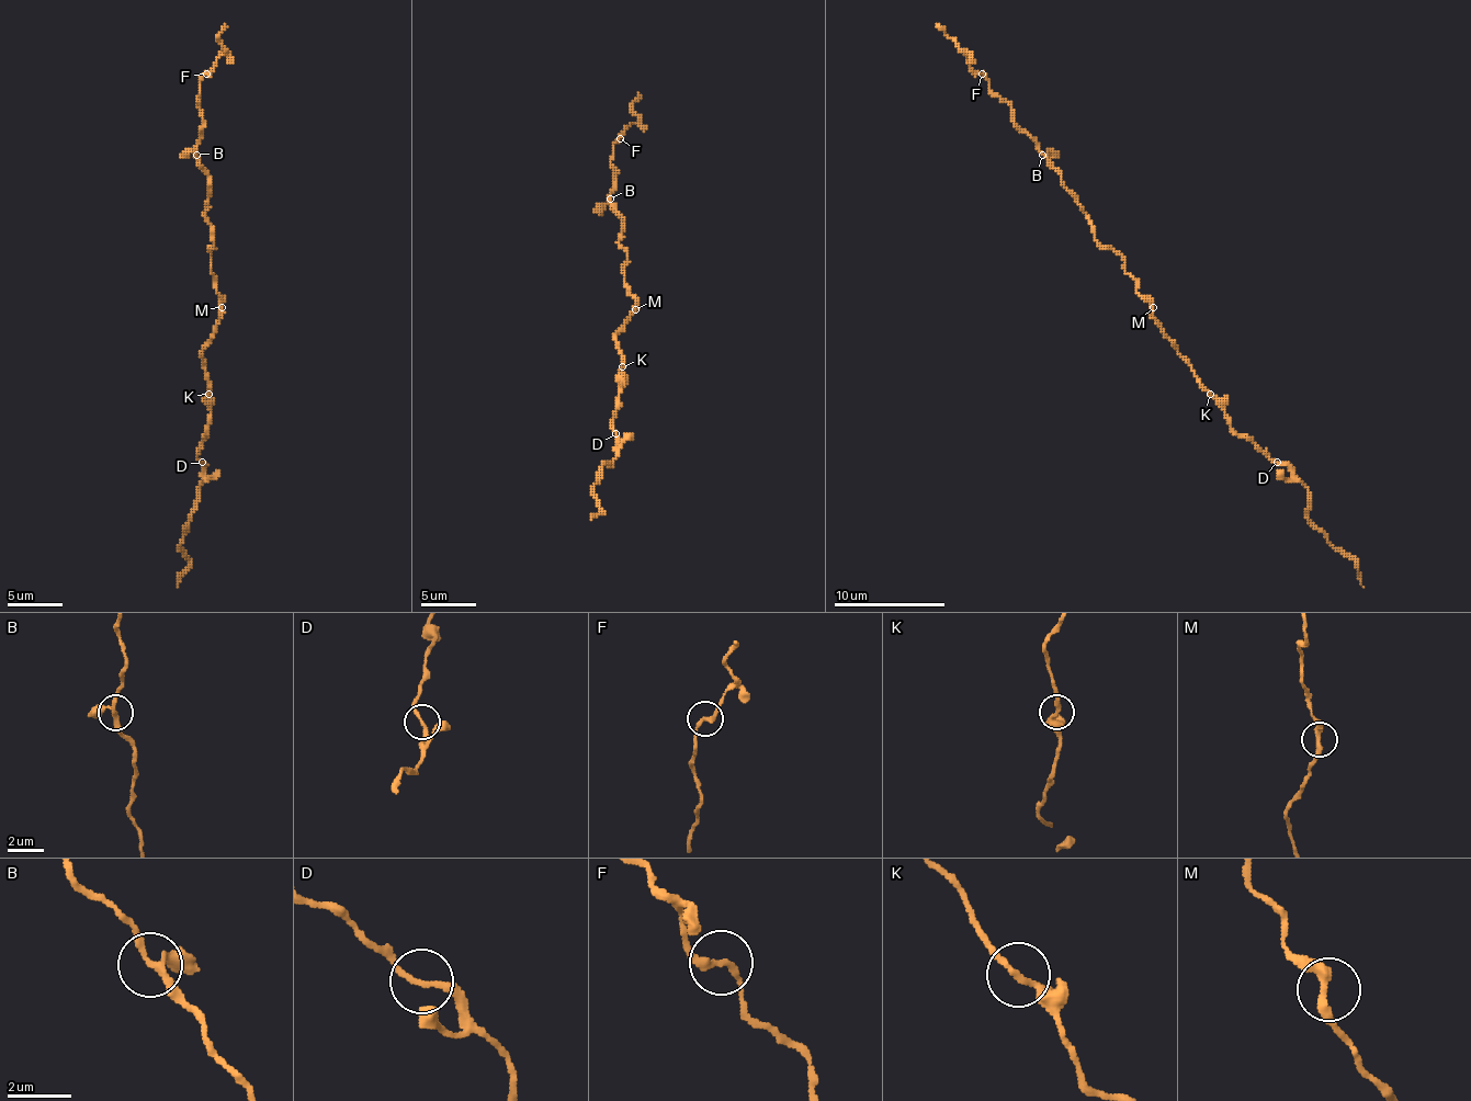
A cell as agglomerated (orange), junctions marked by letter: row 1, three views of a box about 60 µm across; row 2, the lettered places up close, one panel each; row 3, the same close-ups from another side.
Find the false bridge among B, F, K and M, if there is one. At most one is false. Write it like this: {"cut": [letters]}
{"cut": []}

